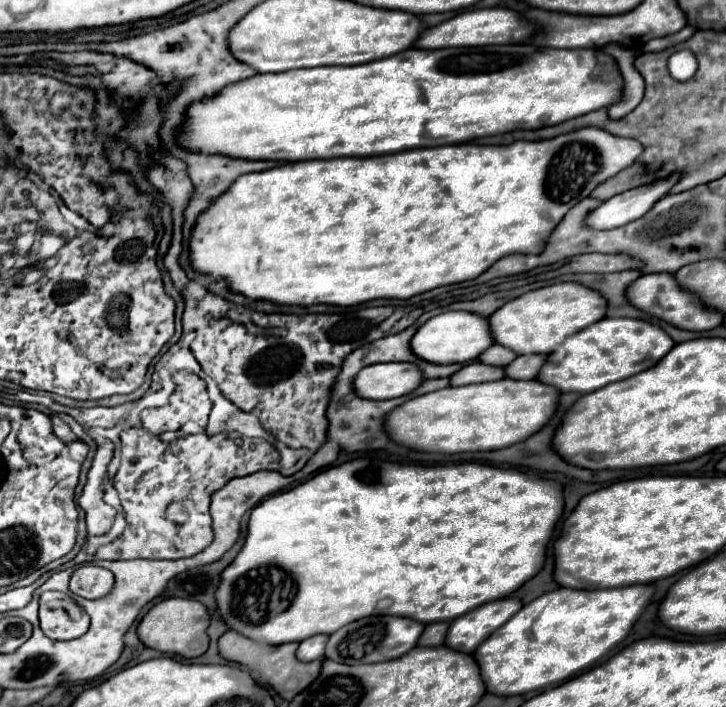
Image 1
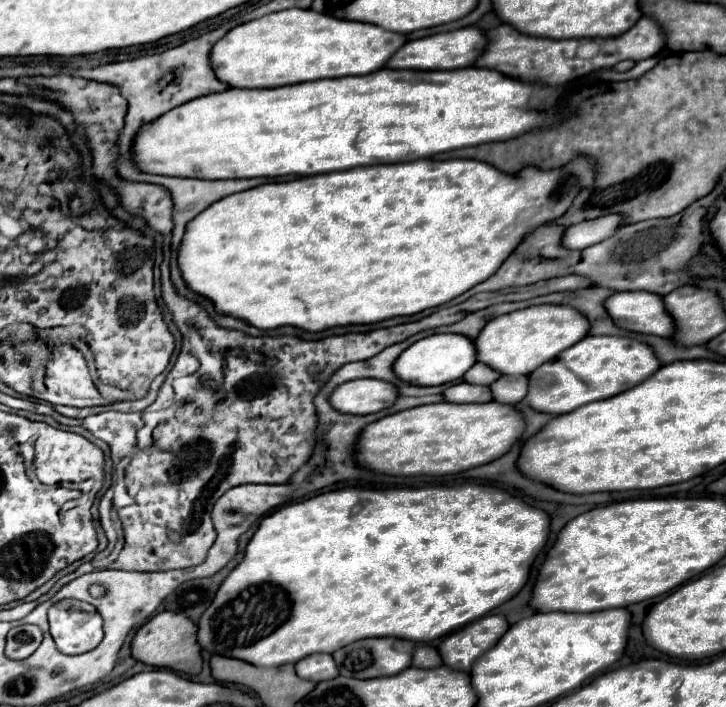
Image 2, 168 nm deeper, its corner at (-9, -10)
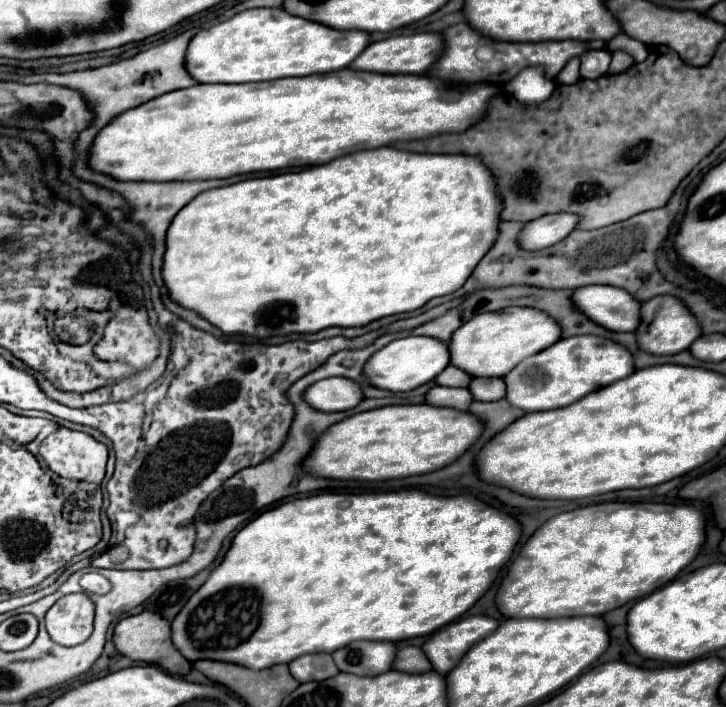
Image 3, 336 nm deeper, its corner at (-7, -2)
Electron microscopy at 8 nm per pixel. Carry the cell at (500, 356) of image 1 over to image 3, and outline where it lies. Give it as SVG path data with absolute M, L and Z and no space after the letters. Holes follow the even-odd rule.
M448 365L438 377L436 377L436 383L438 385L448 385L448 387L468 387L470 385L470 379L472 375L468 375L466 371L454 367L454 365Z

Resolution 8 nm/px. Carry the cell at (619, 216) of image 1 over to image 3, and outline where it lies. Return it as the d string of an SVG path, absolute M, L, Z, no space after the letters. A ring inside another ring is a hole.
M556 213L556 215L544 215L540 219L534 219L526 223L520 235L520 243L524 249L536 251L544 247L552 247L554 243L560 243L578 227L578 215L570 213Z

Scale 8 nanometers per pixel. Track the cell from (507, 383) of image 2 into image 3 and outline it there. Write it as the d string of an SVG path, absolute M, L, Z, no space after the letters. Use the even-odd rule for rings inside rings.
M476 377L468 389L478 401L500 401L506 397L506 383L502 377Z

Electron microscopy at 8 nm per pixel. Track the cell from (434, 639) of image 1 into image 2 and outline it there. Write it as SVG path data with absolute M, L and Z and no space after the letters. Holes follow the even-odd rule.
M418 645L414 649L414 657L412 657L412 665L418 669L434 669L438 665L442 665L442 659L438 655L438 651L430 645Z

